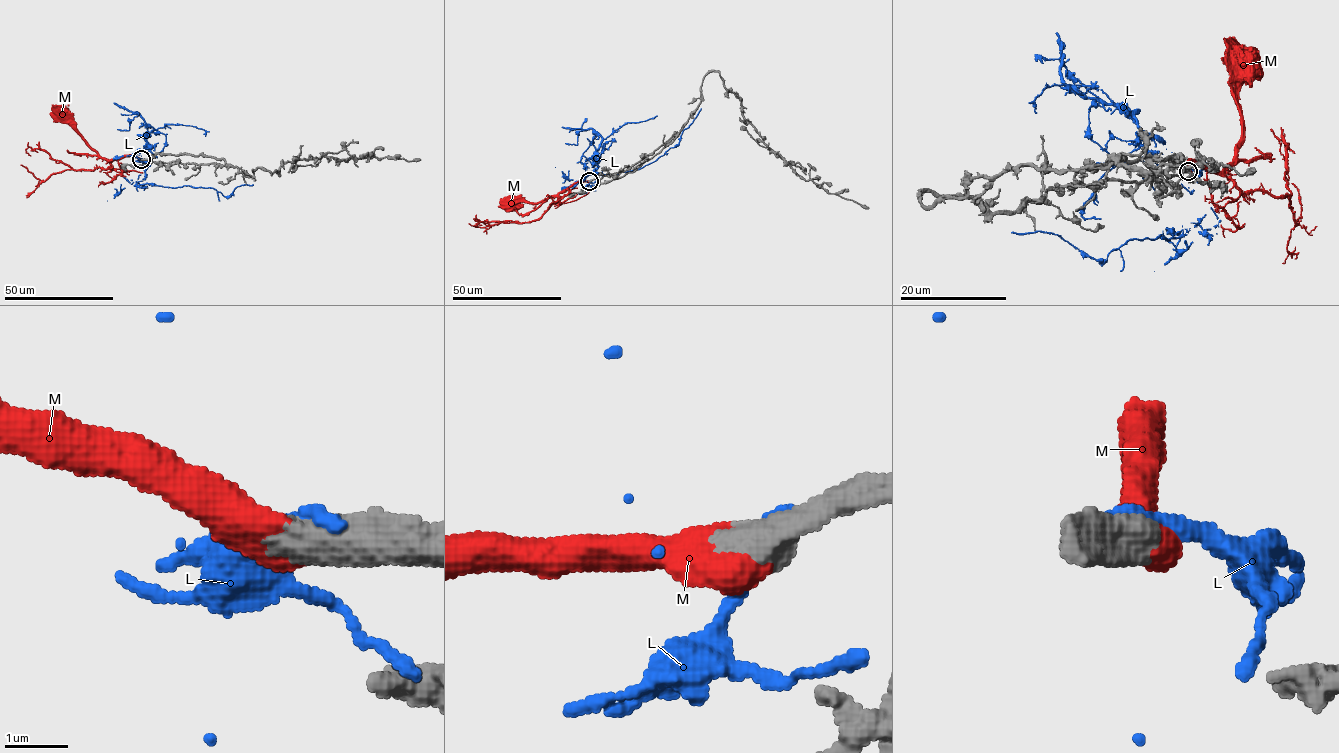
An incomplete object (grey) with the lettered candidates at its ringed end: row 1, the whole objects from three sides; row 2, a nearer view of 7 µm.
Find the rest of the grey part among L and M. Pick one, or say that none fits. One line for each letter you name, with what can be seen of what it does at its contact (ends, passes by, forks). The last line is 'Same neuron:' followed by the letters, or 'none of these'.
M: It ends there
Same neuron: M

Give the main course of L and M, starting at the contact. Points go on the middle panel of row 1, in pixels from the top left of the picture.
L: (590, 180), (596, 165), (582, 156), (599, 166), (584, 193), (594, 172), (656, 161), (701, 108)
M: (589, 181), (575, 182), (537, 203), (520, 201), (512, 206)

